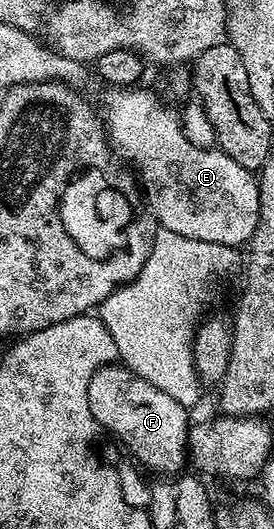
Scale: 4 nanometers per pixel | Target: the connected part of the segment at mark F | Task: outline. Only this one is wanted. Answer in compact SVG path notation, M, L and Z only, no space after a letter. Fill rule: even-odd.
M115 364L98 369L96 375L92 375L92 383L88 383L88 403L99 427L107 429L144 468L162 473L158 475L178 475L183 472L182 464L187 464L188 461L188 438L192 425L192 421L186 418L187 406L176 403L129 369L117 367Z

